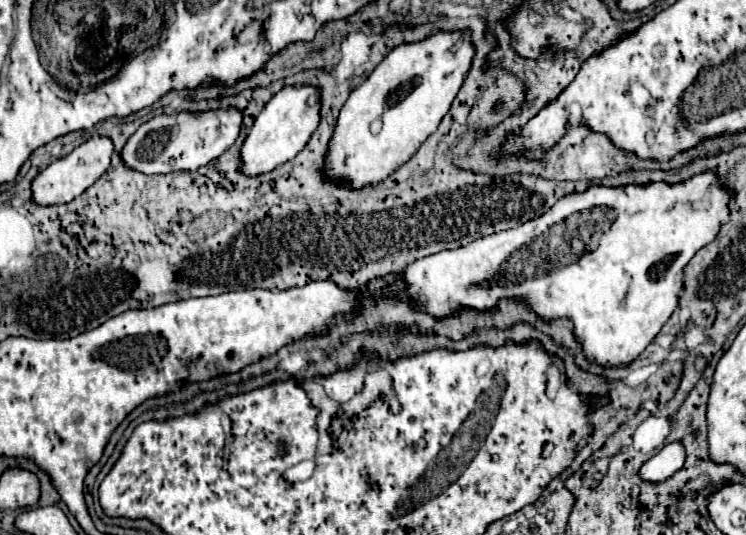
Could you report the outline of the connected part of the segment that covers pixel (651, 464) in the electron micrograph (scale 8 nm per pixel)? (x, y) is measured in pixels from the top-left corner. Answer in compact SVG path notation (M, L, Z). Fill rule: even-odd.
M680 443L666 445L658 455L654 455L650 461L646 461L640 469L640 477L648 483L664 481L676 473L684 465L684 447Z

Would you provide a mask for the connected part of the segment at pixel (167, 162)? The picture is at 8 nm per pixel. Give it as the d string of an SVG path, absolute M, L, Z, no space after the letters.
M234 109L208 111L192 115L188 111L176 115L158 115L138 127L120 151L122 161L128 169L140 173L172 173L172 171L196 171L222 155L240 133L242 115Z

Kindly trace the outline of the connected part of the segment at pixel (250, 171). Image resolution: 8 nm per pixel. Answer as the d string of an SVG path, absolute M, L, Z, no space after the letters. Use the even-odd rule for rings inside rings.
M302 85L302 87L284 87L276 93L254 119L254 125L244 139L240 149L240 171L246 177L258 177L268 171L274 171L278 165L296 157L308 139L312 137L316 125L320 121L320 95L318 87Z

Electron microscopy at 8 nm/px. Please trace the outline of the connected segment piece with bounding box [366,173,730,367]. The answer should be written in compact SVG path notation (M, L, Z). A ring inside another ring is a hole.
M704 173L698 175L690 181L678 183L678 185L664 185L664 183L652 183L648 187L620 187L620 189L610 189L610 187L590 187L584 193L576 193L576 195L566 195L562 197L548 213L544 213L544 217L538 217L534 221L528 221L516 229L508 229L508 231L500 231L482 239L476 239L472 243L468 243L466 247L458 247L458 249L444 249L440 253L416 259L414 263L410 263L404 271L400 273L388 273L384 277L376 277L372 281L366 283L368 293L372 295L372 303L378 303L382 295L378 295L380 289L388 289L388 287L396 287L396 283L402 283L404 287L396 287L390 291L388 297L398 297L402 299L414 299L418 297L424 307L426 313L430 313L434 319L444 319L450 317L454 313L458 313L460 309L476 309L476 311L496 311L498 309L498 301L502 299L516 299L522 301L530 311L534 311L542 321L550 323L554 319L560 317L568 317L574 323L574 337L576 341L582 345L584 355L600 365L600 367L618 367L618 365L630 365L656 337L656 333L662 329L662 325L668 321L668 317L672 315L672 311L678 305L678 295L684 283L684 265L690 261L690 257L696 253L696 249L704 247L708 241L712 241L720 229L720 225L724 221L728 221L728 199L730 199L730 191L720 189L716 183L716 175L712 173Z

